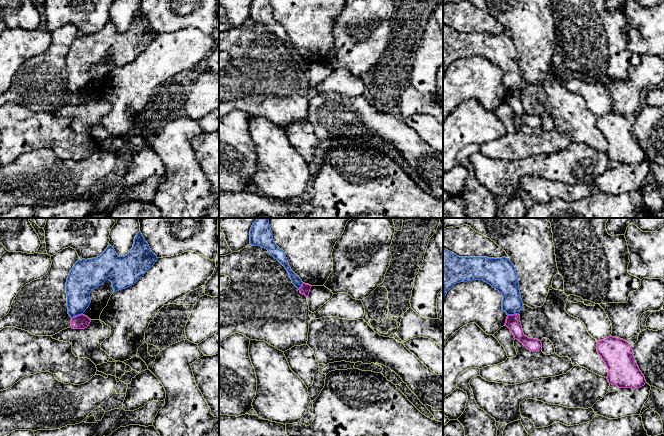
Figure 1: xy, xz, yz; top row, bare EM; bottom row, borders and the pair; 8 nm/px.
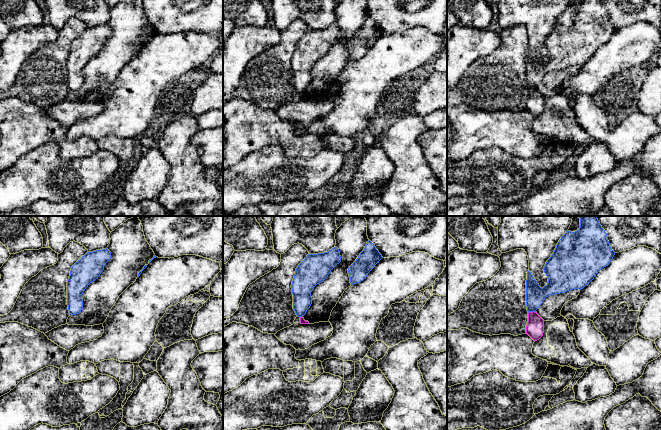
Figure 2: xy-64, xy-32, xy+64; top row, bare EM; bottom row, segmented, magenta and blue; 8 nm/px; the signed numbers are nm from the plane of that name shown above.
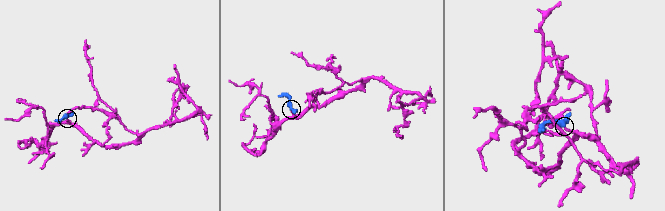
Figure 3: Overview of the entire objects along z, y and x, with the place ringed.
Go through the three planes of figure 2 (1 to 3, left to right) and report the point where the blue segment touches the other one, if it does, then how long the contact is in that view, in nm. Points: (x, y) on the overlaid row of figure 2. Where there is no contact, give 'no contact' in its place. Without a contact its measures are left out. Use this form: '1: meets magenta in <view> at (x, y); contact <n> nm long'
1: no contact
2: no contact
3: meets magenta in xy+64 at (531, 312); contact 70 nm long

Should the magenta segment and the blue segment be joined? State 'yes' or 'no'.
no

